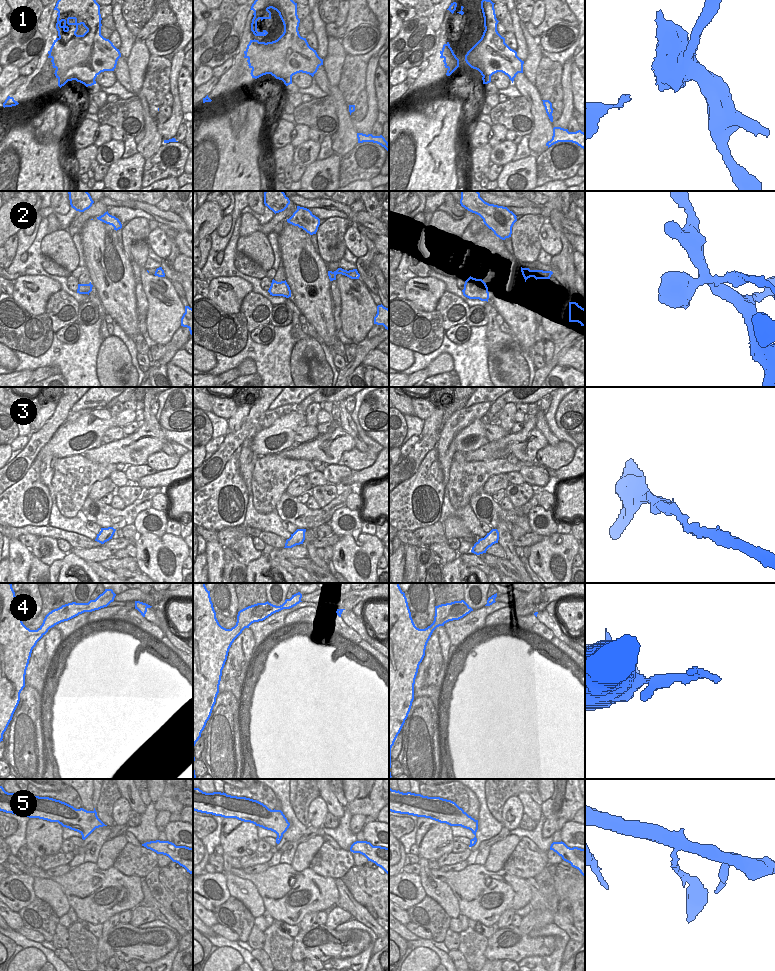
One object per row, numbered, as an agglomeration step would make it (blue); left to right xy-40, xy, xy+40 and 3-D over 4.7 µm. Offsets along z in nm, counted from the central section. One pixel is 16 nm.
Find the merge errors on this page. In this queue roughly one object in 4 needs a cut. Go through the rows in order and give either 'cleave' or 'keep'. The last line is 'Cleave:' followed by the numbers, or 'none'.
1: cleave
2: cleave
3: keep
4: keep
5: keep
Cleave: 1, 2

